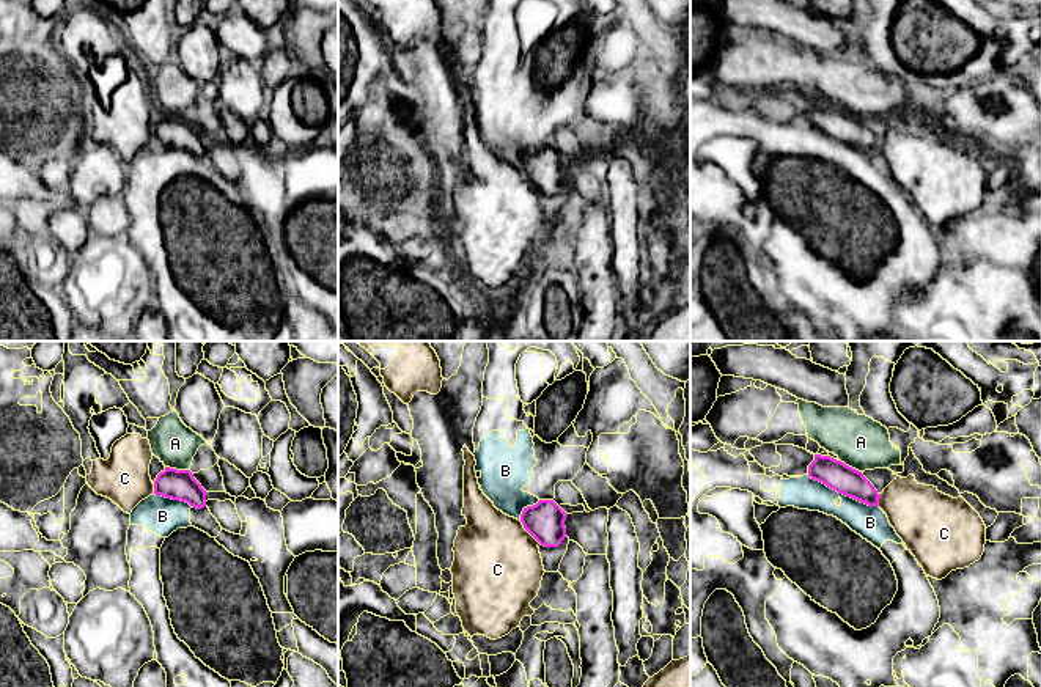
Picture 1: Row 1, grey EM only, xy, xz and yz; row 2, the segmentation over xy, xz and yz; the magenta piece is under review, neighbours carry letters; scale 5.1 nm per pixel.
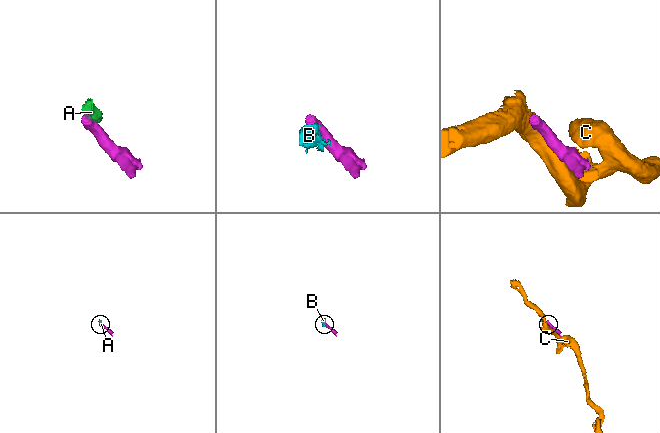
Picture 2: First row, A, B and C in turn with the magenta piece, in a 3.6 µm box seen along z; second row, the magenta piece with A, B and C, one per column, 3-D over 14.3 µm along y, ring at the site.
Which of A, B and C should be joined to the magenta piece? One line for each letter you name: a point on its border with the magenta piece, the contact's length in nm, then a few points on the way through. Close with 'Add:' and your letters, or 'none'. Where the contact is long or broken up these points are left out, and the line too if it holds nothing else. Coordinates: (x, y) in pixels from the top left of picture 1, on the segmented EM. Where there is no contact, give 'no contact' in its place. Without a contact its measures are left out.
Add: none

